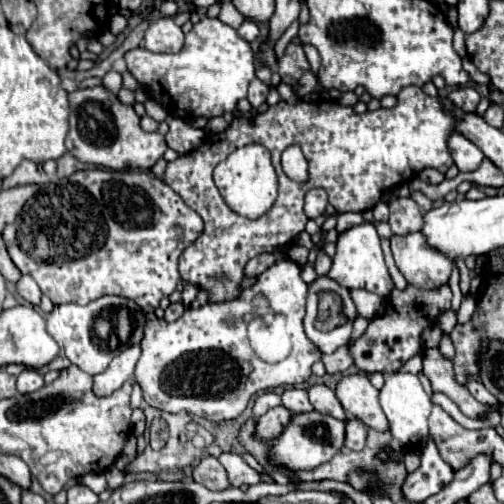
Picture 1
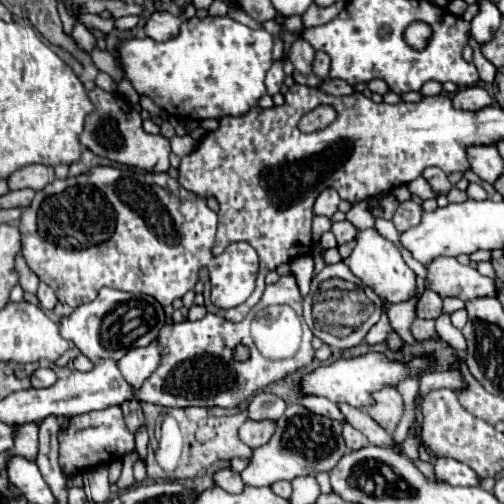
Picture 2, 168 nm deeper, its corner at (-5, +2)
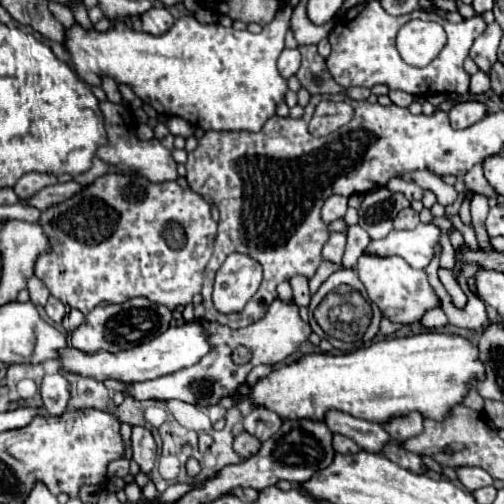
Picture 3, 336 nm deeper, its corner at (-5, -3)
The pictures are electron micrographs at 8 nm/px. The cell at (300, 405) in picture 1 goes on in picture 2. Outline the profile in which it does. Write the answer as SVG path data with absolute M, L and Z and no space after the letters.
M303 396L299 402L301 402L307 410L311 410L313 414L327 416L327 418L331 418L331 420L345 422L341 410L337 408L337 404L333 404L333 402L327 400L327 398L321 398L321 396Z

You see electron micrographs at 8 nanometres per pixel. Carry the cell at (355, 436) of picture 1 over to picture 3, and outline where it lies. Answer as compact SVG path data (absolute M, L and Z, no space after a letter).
M333 435L333 445L337 453L359 453L361 451L361 447L345 435Z

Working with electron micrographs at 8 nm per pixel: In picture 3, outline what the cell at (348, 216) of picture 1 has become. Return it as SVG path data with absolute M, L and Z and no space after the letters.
M331 233L329 241L323 245L323 259L333 261L333 263L341 263L343 251L345 251L345 243L347 243L347 235L345 233Z

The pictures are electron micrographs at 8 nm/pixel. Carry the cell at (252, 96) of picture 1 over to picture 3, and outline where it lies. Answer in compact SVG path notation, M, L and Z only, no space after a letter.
M283 49L283 53L279 55L279 61L277 61L277 69L283 75L283 79L289 79L291 75L295 75L299 65L301 65L299 51L297 49Z

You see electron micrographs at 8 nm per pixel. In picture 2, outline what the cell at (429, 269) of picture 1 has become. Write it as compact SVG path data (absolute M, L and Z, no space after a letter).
M437 258L427 266L427 280L425 280L425 288L437 292L441 298L445 296L457 296L463 302L471 300L471 298L479 298L479 296L495 296L495 280L489 276L481 276L477 272L477 268L471 266L463 266L459 264L455 258Z

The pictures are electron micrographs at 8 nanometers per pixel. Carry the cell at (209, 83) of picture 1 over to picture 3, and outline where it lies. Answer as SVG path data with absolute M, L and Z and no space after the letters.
M283 5L277 11L277 17L269 25L265 25L259 35L253 35L247 29L224 27L219 23L205 25L199 23L193 15L183 15L181 19L177 19L175 25L161 37L133 31L125 23L115 23L105 33L97 33L95 29L85 31L83 27L73 25L69 29L65 49L71 53L77 75L89 85L99 85L101 75L109 75L117 83L129 85L133 93L141 101L149 103L157 113L183 117L191 125L205 131L259 131L263 123L275 115L275 105L283 101L283 95L287 91L287 81L277 71L277 57L283 51L283 39L289 29L291 11L293 9L289 5Z

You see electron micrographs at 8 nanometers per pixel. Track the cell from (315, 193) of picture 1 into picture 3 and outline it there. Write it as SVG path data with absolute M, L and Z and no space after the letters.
M331 195L323 209L321 209L321 219L325 223L331 223L331 221L337 221L337 219L343 219L345 217L345 211L347 211L347 199L341 197L341 195Z

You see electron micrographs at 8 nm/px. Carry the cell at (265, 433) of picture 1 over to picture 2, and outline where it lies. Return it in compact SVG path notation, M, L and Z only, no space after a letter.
M247 420L239 428L239 438L249 448L259 448L259 446L263 446L263 444L269 442L269 438L273 436L273 432L275 432L275 422L271 422L271 420L261 420L261 422Z

